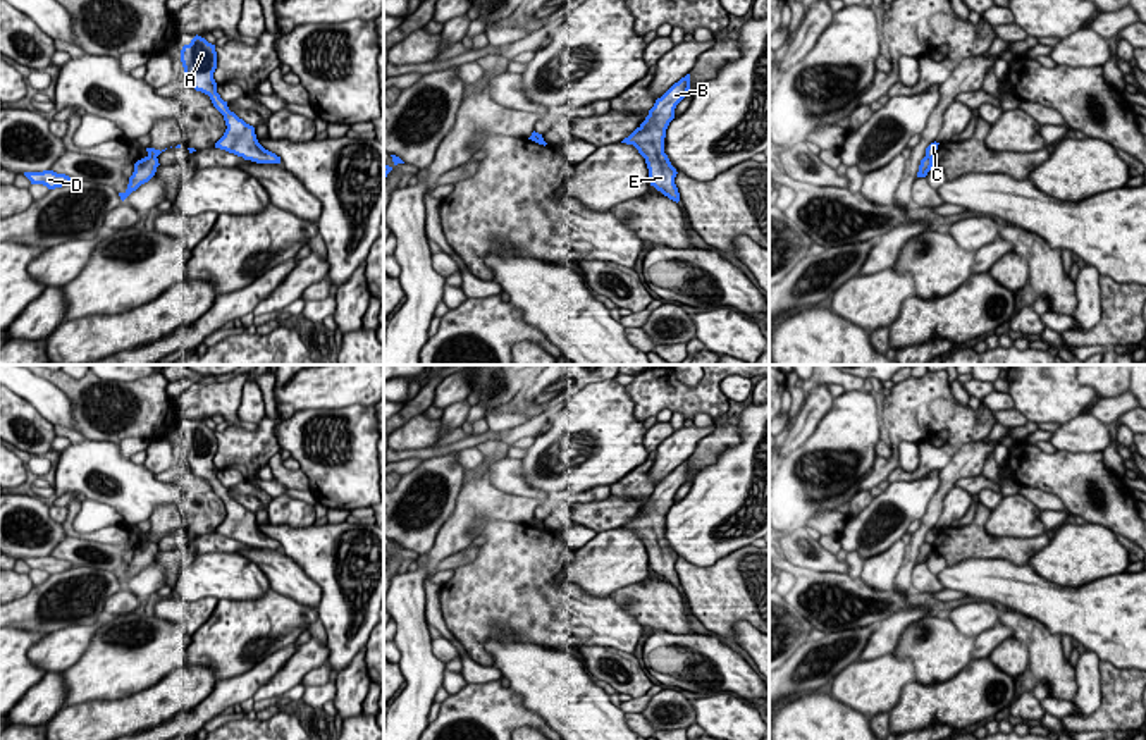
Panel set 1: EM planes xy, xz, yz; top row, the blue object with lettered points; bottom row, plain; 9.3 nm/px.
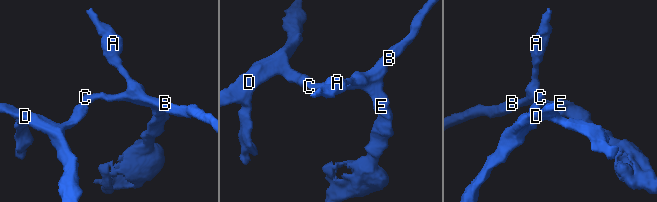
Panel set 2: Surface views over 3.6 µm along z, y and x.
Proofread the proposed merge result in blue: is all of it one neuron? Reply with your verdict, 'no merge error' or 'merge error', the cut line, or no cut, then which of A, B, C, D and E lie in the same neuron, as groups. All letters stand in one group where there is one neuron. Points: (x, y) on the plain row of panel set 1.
merge error; cut in xy along (148, 541), (155, 544); A B C E / D

